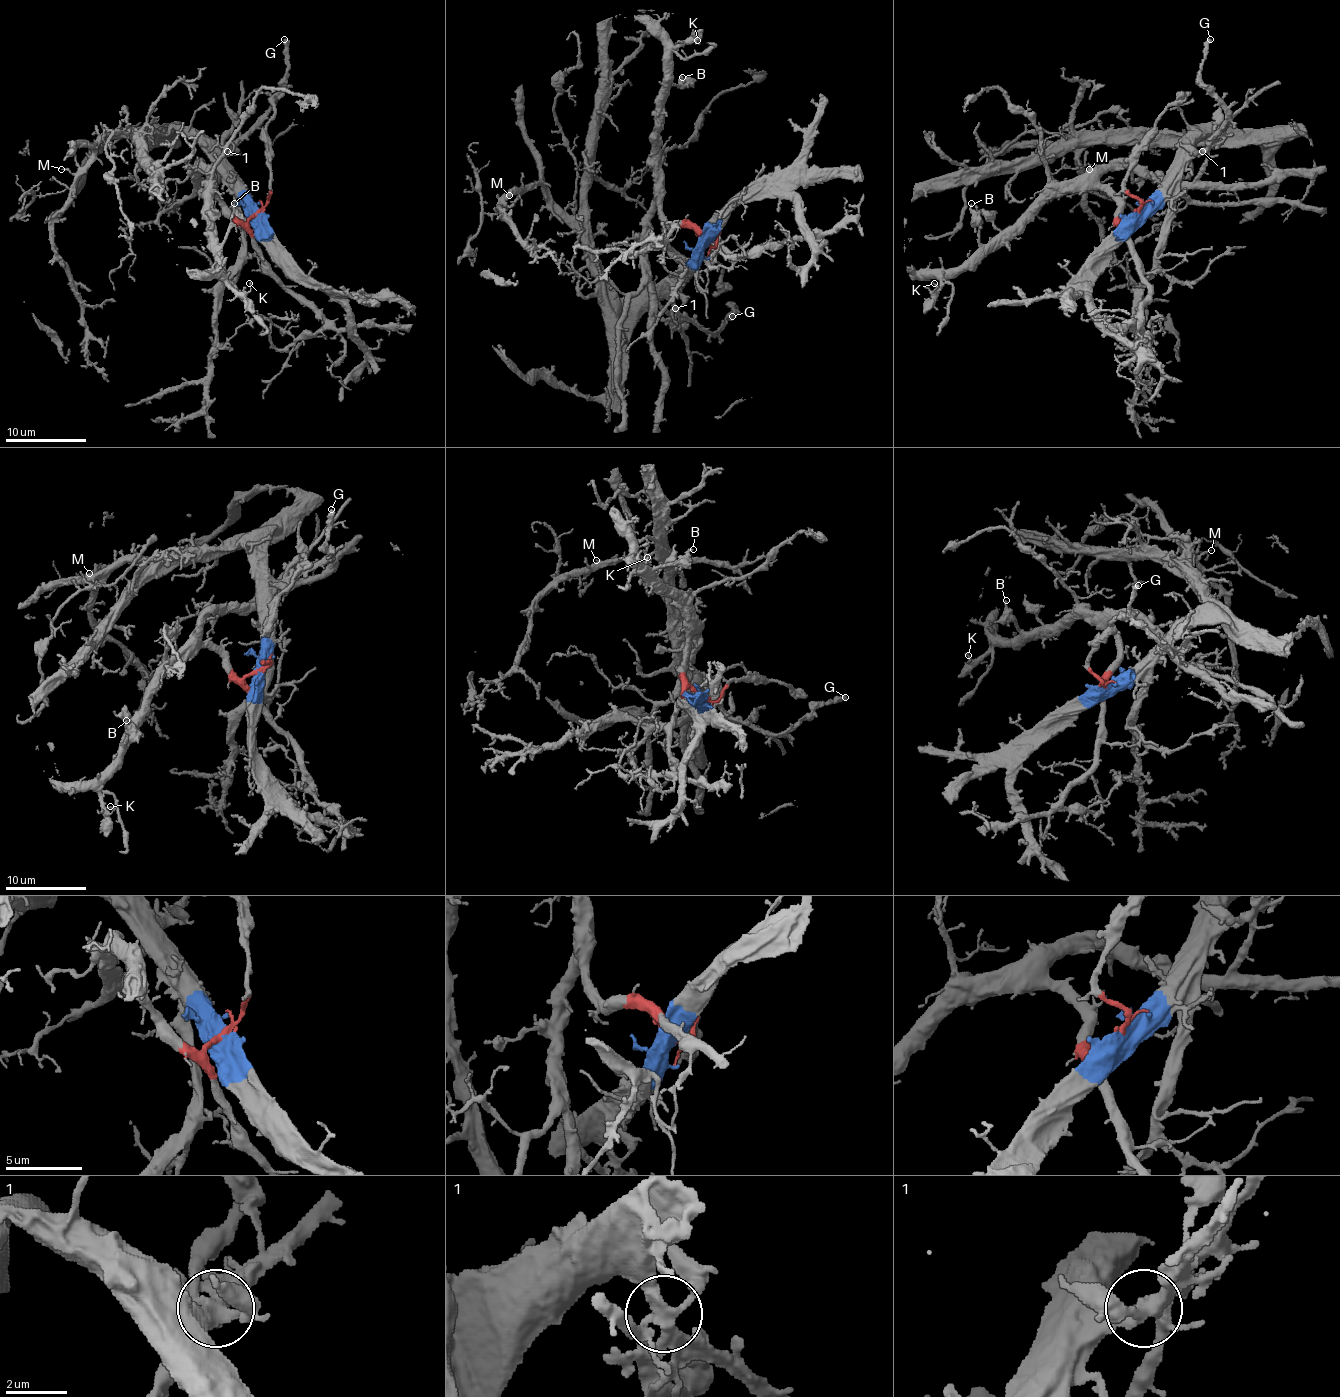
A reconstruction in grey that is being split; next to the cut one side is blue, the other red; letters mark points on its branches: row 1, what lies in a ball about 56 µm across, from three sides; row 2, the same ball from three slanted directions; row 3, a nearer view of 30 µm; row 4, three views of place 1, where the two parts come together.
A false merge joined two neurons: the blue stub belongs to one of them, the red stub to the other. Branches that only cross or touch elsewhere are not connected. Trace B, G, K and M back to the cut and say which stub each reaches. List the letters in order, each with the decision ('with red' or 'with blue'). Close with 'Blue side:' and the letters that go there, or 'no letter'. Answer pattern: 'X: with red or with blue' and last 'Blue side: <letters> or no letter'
B: with red
G: with blue
K: with red
M: with blue
Blue side: G, M

